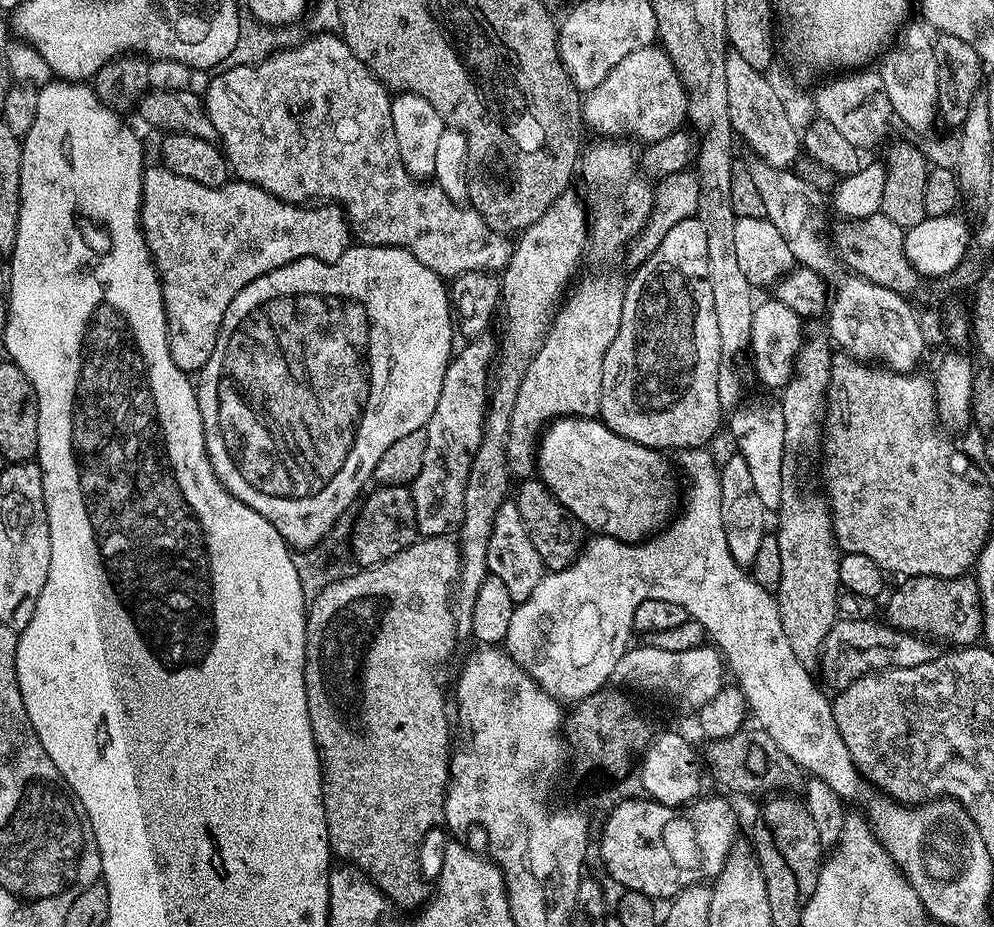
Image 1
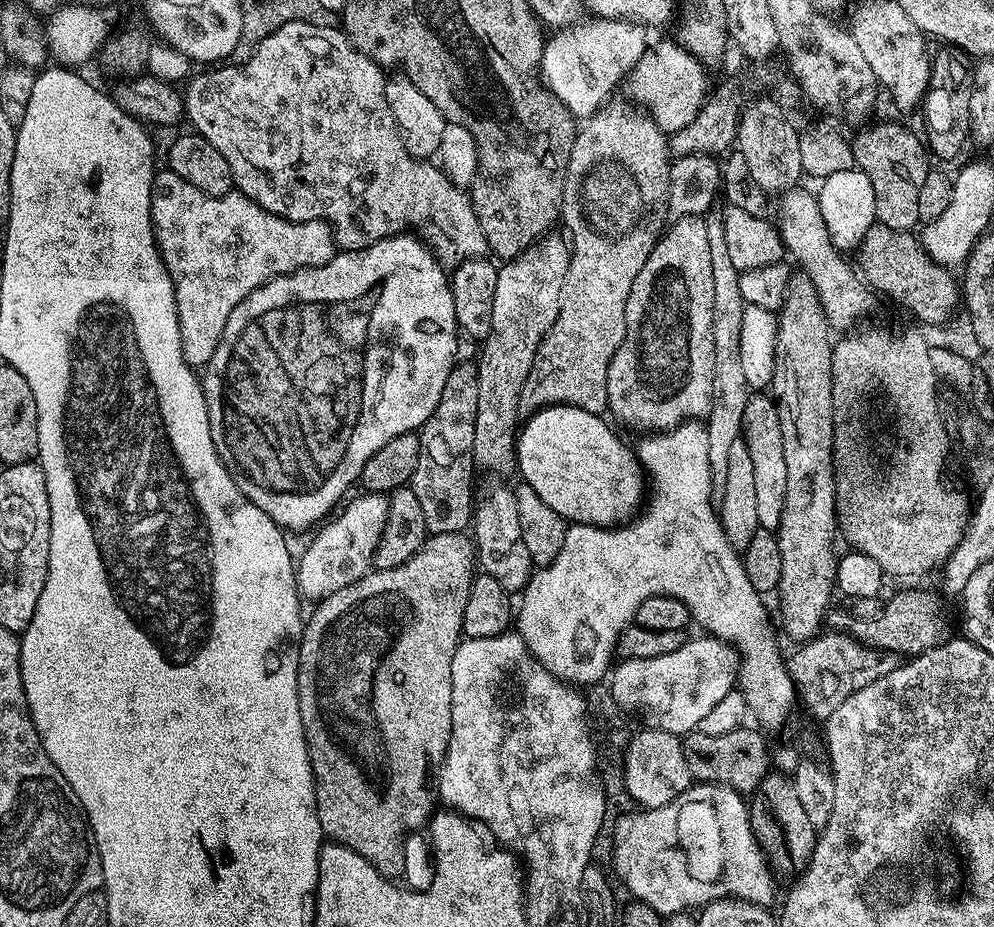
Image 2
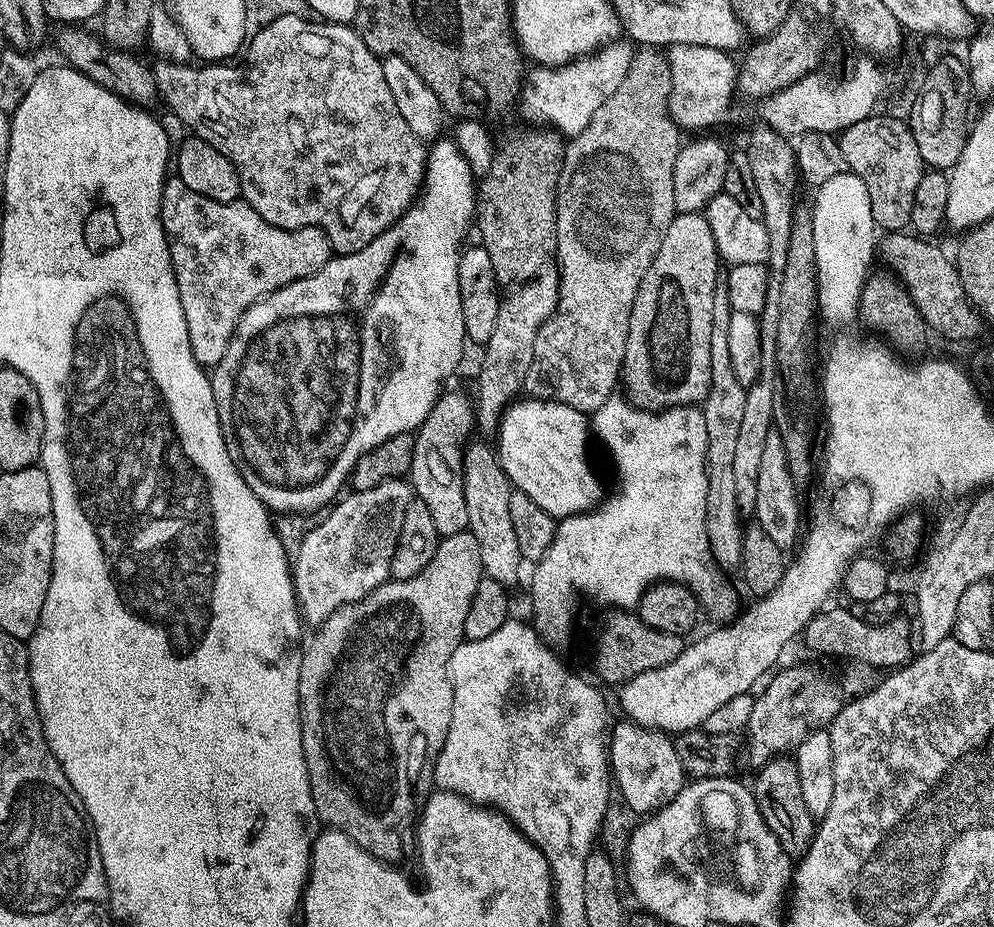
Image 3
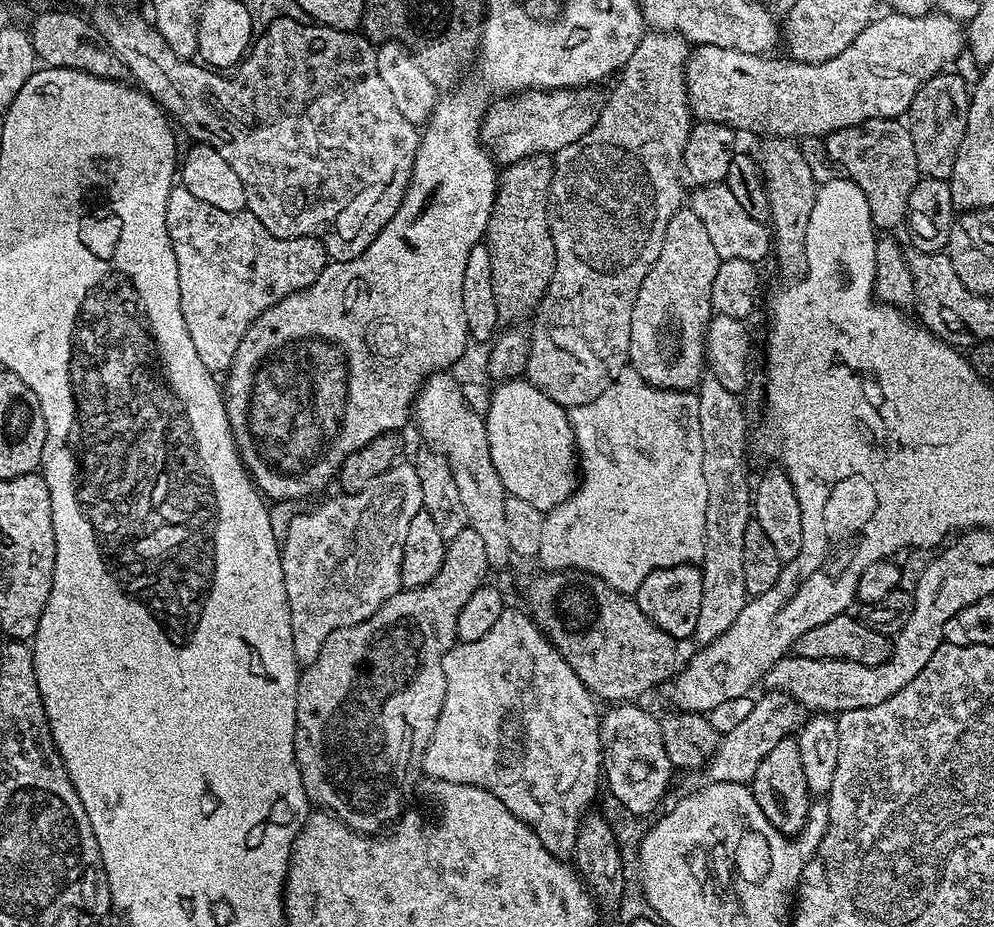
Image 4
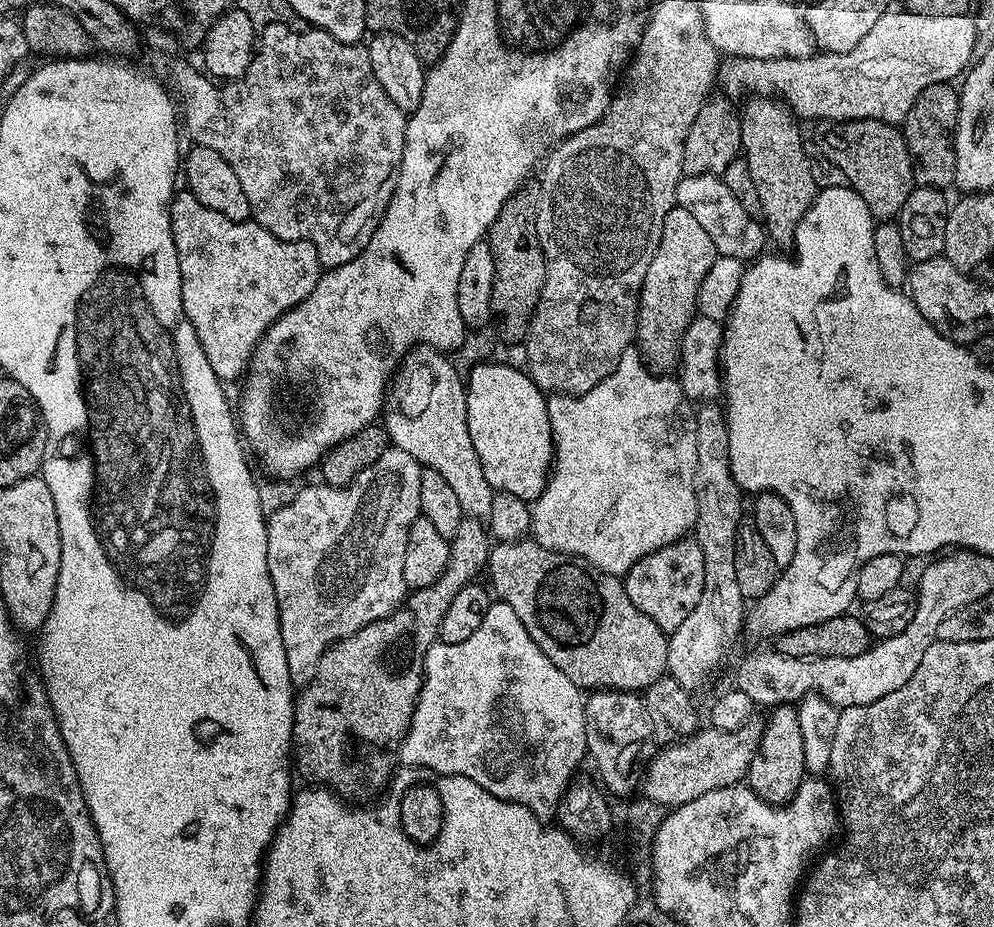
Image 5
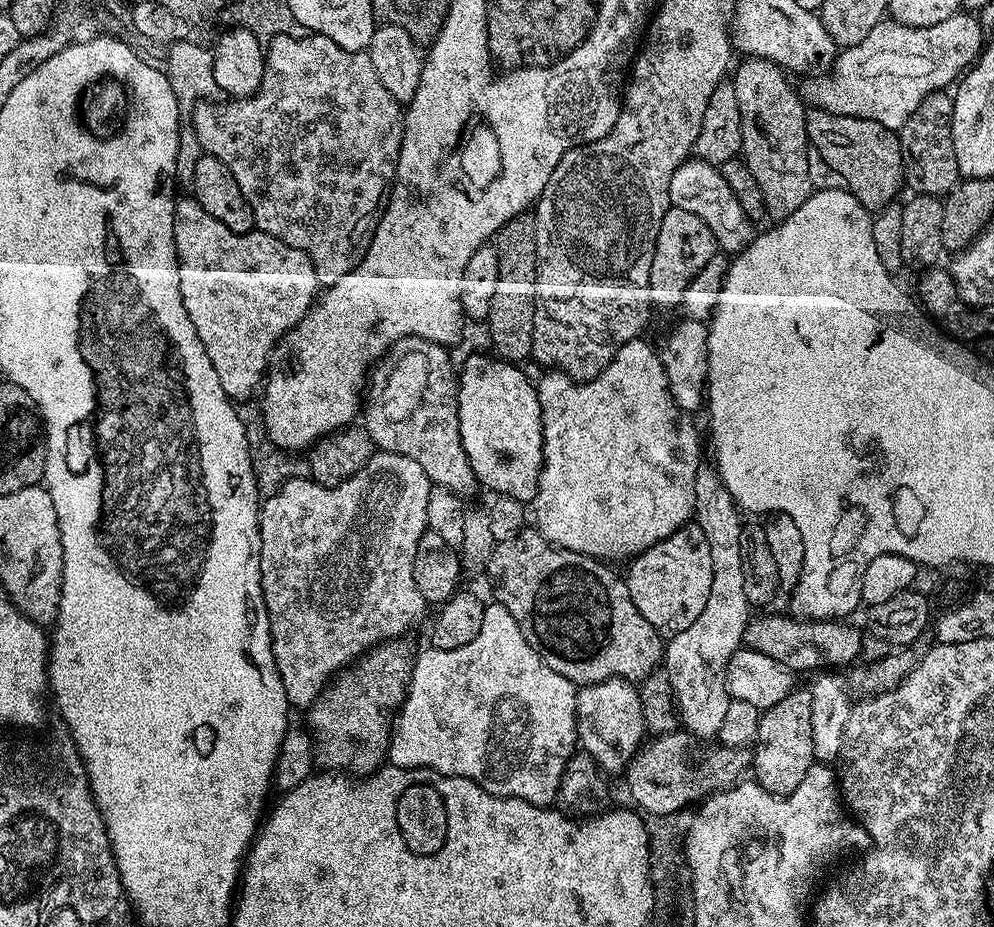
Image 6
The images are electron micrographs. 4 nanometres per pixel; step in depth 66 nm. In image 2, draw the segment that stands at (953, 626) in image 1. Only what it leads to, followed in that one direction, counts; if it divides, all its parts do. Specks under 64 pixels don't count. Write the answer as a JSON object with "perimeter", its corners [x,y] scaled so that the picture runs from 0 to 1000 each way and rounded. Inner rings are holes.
{"perimeter":[[[913,634],[910,639],[899,640],[891,647],[887,662],[883,662],[883,667],[878,669],[868,669],[858,665],[853,658],[837,658],[831,666],[831,673],[834,679],[851,682],[868,695],[890,703],[900,703],[909,710],[921,710],[944,695],[944,690],[938,687],[938,681],[942,677],[942,647],[926,634]]]}

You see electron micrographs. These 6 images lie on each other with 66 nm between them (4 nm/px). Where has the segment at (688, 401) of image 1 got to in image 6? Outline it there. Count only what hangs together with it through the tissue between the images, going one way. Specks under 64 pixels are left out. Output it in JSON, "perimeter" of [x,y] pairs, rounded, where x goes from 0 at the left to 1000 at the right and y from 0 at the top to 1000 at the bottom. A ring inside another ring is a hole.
{"perimeter":[[[672,223],[666,235],[666,244],[662,248],[662,261],[658,270],[658,283],[654,287],[654,304],[652,313],[657,329],[665,328],[672,332],[683,329],[687,314],[696,301],[722,272],[718,252],[714,252],[714,244],[702,235],[702,231],[694,231],[694,227]]]}

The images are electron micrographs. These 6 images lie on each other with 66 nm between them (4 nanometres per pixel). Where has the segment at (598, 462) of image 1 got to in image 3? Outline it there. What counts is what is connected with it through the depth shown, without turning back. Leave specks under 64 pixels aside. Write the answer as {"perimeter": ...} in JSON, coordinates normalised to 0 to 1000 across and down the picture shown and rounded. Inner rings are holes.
{"perimeter":[[[523,429],[512,436],[503,453],[501,463],[501,495],[505,507],[511,512],[518,530],[529,533],[537,546],[549,550],[556,559],[576,557],[579,552],[591,552],[600,547],[606,538],[604,518],[592,497],[592,475],[594,476],[594,453],[589,446],[577,438],[569,438],[560,431]]]}

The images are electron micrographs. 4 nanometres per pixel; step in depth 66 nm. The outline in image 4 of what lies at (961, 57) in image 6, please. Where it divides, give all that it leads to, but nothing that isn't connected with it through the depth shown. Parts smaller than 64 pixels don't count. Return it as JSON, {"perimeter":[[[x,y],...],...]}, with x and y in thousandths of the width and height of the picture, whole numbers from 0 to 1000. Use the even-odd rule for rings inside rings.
{"perimeter":[[[900,11],[894,14],[894,17],[882,16],[867,32],[867,37],[863,37],[863,41],[859,41],[847,58],[843,58],[843,63],[822,69],[808,69],[796,63],[776,65],[778,61],[773,58],[746,58],[746,54],[730,54],[726,50],[713,47],[697,51],[692,71],[688,74],[692,90],[692,114],[697,126],[701,131],[730,134],[745,143],[769,142],[765,145],[770,148],[790,149],[829,149],[835,142],[879,127],[895,129],[908,126],[922,98],[935,84],[951,77],[966,55],[971,55],[972,35],[967,23],[949,15],[912,17]]]}

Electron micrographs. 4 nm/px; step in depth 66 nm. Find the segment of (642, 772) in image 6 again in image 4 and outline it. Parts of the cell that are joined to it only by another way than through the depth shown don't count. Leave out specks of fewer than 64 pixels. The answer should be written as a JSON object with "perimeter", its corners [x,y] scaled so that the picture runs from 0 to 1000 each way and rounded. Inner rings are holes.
{"perimeter":[[[773,744],[768,749],[770,751],[766,755],[762,754],[758,758],[755,771],[747,779],[723,795],[724,804],[721,805],[720,812],[711,817],[710,834],[712,833],[711,840],[715,845],[738,844],[756,847],[759,831],[763,831],[763,822],[767,822],[767,818],[771,818],[771,813],[775,813],[775,809],[779,809],[783,800],[796,795],[809,780],[810,765],[800,755],[790,751],[788,746]]]}

